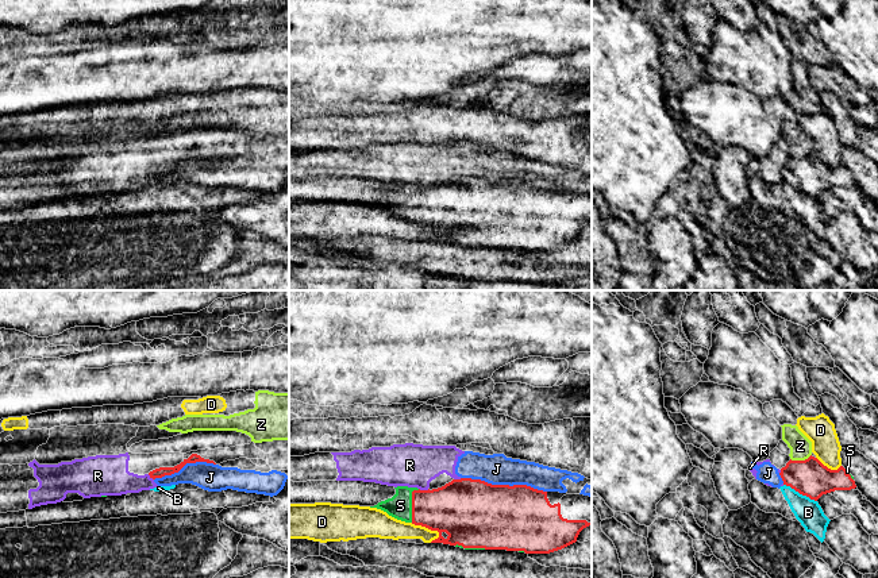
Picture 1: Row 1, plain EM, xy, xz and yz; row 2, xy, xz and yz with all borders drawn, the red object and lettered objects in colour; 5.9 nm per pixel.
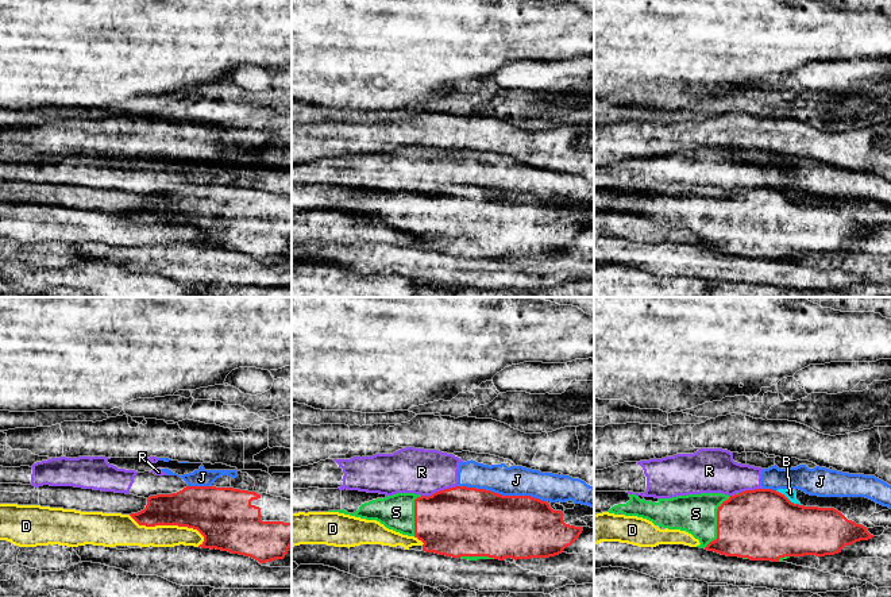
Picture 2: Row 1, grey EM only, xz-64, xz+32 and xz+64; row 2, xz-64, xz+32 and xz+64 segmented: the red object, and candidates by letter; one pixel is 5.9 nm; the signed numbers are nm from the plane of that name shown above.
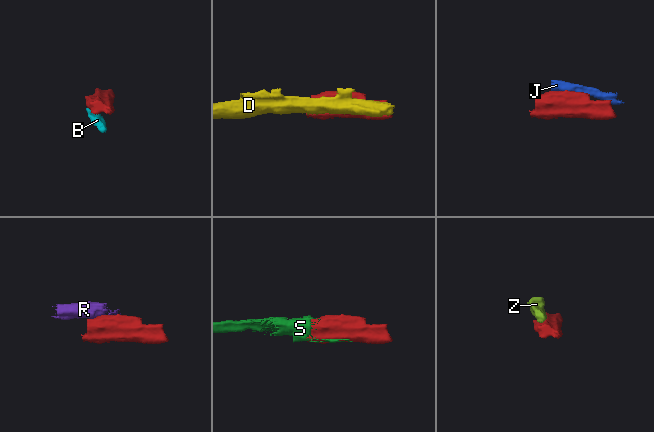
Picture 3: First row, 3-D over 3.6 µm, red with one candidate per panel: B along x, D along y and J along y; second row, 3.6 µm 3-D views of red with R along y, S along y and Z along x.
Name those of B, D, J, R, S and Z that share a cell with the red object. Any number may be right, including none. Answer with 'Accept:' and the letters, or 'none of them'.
Accept: S

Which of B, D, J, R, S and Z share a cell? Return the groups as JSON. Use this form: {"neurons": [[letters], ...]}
{"neurons": [["B"], ["D"], ["J", "R"], ["S"], ["Z"]]}

